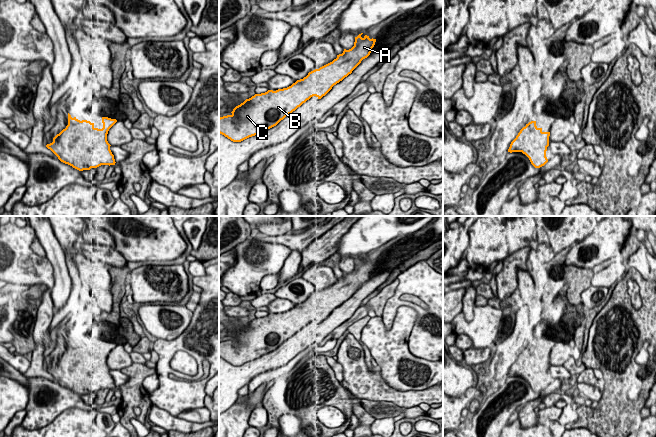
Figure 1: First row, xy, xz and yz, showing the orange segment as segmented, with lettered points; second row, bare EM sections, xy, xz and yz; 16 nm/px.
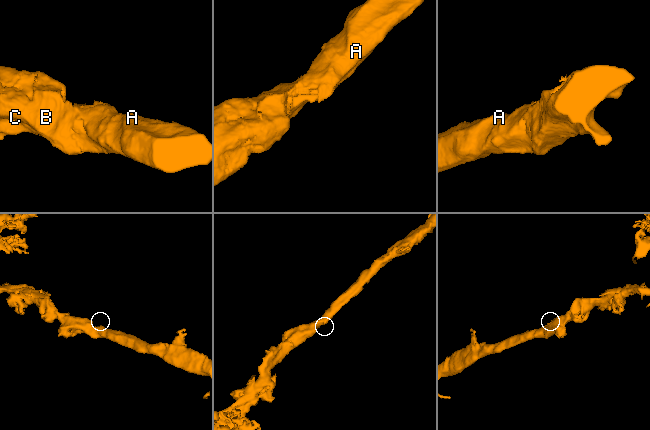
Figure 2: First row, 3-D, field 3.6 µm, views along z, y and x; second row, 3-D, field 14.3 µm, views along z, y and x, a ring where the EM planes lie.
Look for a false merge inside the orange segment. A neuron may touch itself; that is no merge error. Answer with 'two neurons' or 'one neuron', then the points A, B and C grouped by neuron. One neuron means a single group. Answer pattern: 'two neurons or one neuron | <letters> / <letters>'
one neuron | A B C

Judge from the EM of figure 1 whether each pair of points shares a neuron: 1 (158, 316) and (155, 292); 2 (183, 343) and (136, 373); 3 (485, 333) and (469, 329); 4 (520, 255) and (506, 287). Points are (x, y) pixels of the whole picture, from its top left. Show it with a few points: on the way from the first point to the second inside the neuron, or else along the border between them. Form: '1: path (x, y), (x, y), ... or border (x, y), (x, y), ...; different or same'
1: border (141, 303), (149, 304); different
2: border (155, 368), (157, 373); different
3: path (481, 330), (473, 329); same
4: path (514, 263), (506, 279); same

